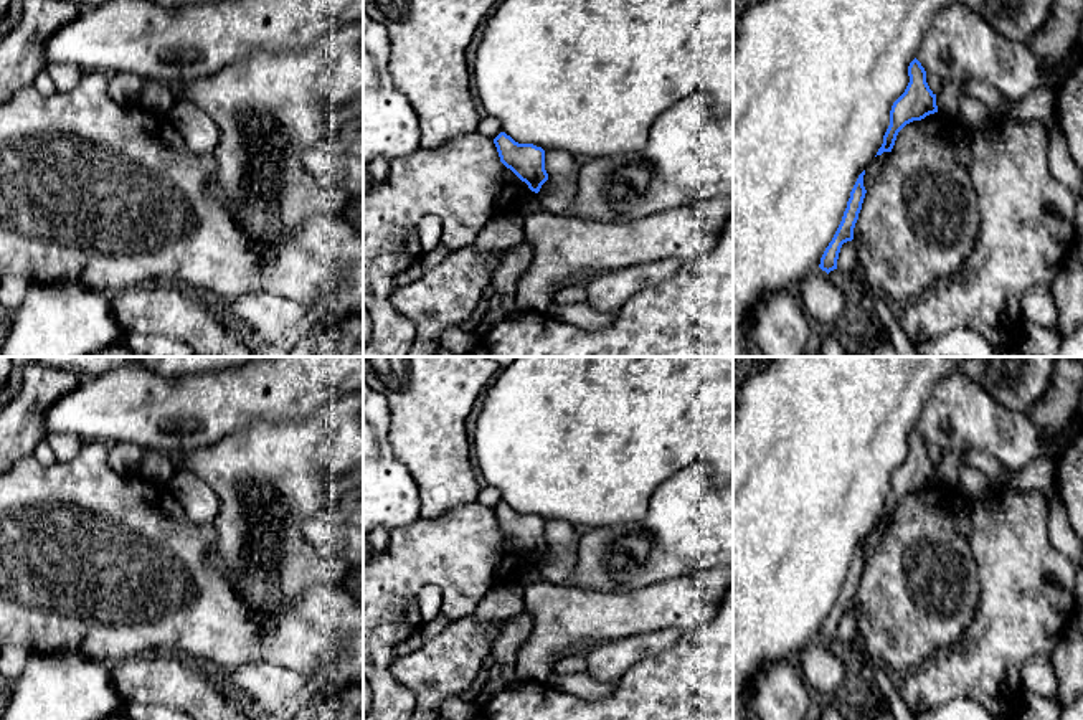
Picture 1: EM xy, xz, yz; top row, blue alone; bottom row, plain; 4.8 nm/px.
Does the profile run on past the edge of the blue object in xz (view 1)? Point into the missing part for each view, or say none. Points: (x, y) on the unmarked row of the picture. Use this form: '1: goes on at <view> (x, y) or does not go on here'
1: does not go on here

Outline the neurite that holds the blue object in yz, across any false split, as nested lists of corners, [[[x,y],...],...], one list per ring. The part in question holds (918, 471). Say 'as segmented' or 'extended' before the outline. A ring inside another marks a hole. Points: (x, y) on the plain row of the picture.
as segmented | [[[915,428],[908,436],[910,452],[905,462],[893,472],[890,481],[890,495],[883,505],[883,514],[877,525],[891,522],[898,502],[913,490],[921,490],[938,482],[936,464],[926,452],[926,441]]]

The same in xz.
as segmented | [[[500,502],[494,514],[500,532],[525,552],[532,561],[538,563],[548,550],[545,520],[533,514],[518,514],[505,502]]]

